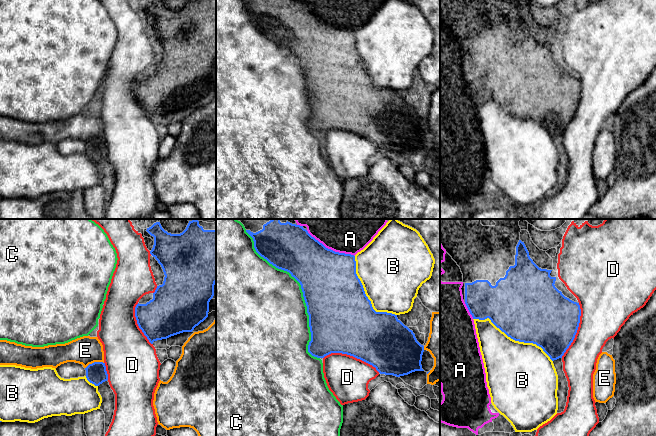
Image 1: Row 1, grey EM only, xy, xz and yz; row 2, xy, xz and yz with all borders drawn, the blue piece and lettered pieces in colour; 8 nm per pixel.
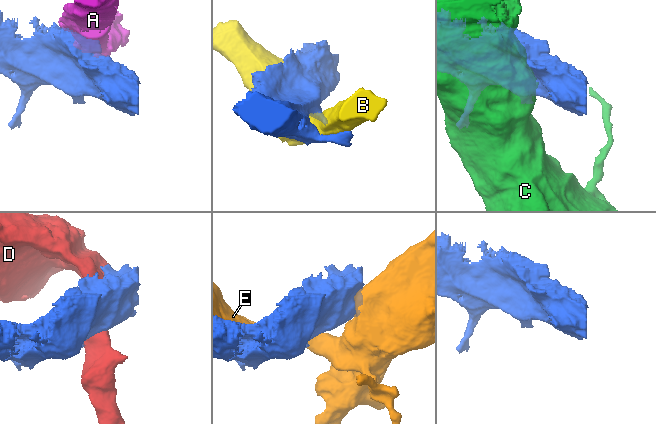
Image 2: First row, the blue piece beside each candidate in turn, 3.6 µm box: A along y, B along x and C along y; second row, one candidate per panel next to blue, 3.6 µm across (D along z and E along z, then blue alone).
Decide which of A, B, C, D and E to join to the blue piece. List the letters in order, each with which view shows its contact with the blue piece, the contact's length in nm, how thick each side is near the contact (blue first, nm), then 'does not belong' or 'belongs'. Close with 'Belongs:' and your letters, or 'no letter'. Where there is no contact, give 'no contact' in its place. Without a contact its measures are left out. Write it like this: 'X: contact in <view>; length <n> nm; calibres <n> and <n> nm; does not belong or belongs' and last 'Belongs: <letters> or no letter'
A: contact in xz; length 440 nm; calibres 460 and 240 nm; does not belong
B: contact in yz; length 750 nm; calibres 500 and 460 nm; does not belong
C: contact in xz; length 1200 nm; calibres 480 and 480 nm; does not belong
D: contact in xz; length 480 nm; calibres 480 and 340 nm; does not belong
E: contact in xy; length 160 nm; calibres 170 and 220 nm; does not belong
Belongs: no letter

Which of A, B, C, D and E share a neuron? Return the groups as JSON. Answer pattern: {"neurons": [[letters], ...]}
{"neurons": [["A"], ["B"], ["C"], ["D"], ["E"]]}

